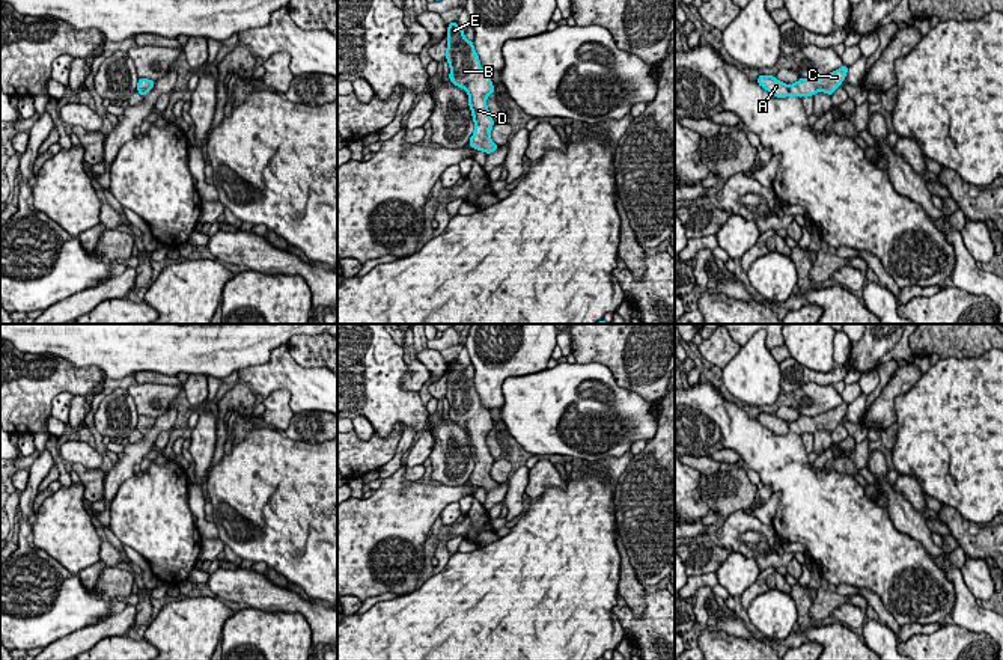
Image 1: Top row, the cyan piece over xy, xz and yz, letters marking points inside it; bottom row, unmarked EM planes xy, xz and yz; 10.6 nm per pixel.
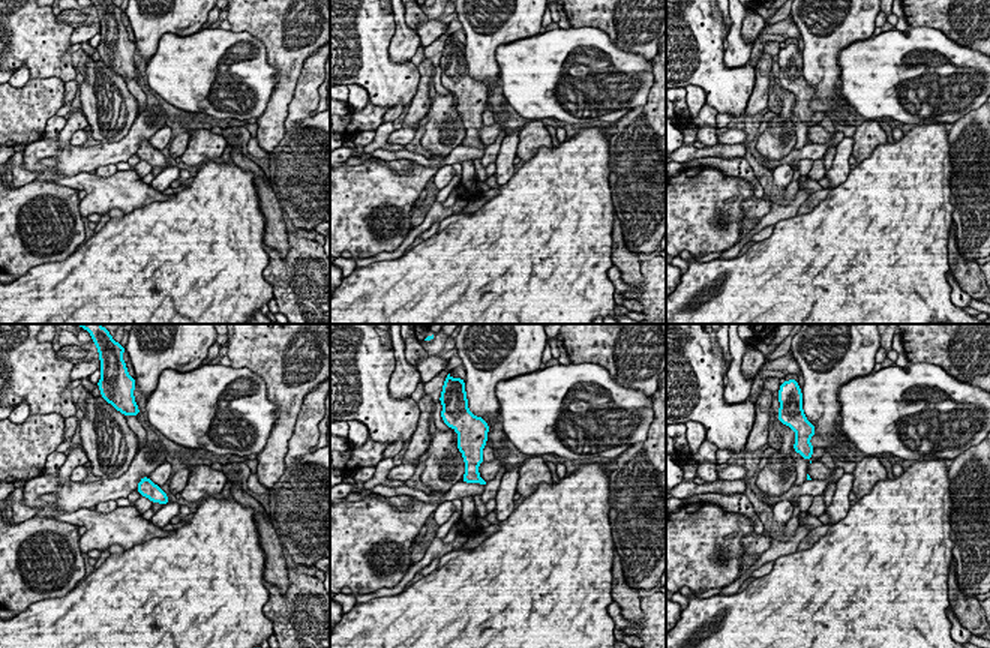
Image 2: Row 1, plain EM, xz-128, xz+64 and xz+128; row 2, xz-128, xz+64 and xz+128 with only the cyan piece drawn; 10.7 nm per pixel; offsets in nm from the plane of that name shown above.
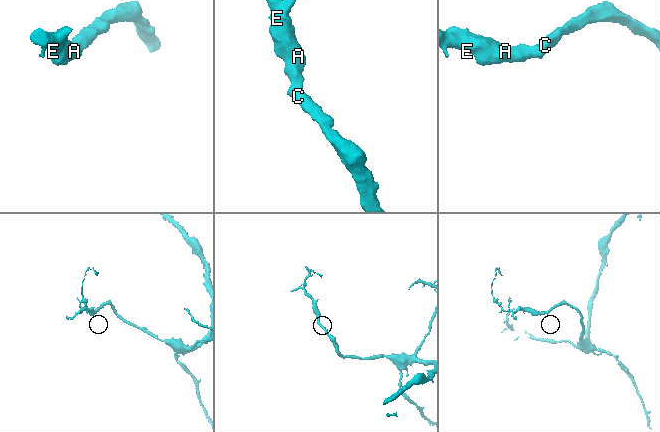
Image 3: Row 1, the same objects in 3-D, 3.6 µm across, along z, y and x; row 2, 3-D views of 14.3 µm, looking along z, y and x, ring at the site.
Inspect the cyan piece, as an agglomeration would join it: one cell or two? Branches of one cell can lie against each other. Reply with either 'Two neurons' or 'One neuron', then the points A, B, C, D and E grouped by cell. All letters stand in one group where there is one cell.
One neuron. Groups: A B C D E

